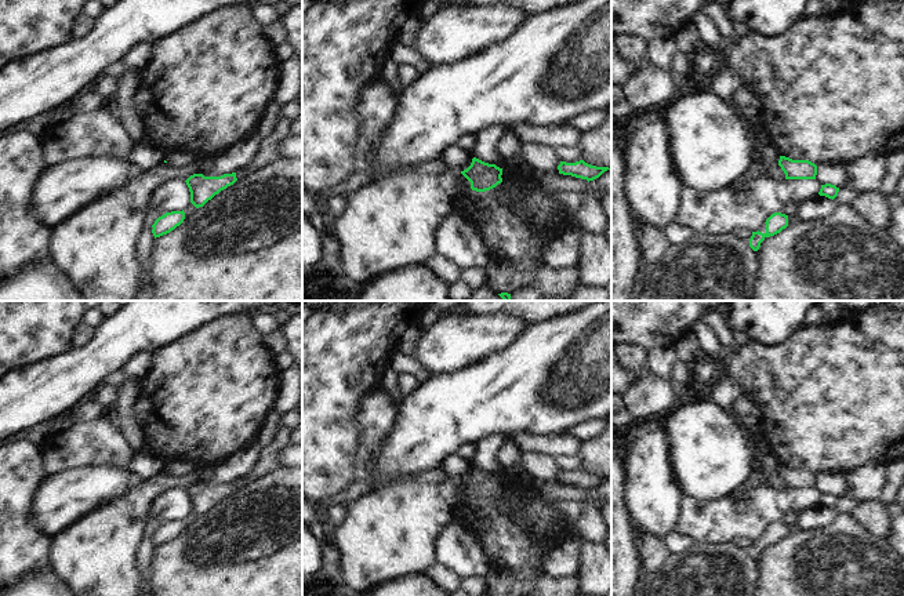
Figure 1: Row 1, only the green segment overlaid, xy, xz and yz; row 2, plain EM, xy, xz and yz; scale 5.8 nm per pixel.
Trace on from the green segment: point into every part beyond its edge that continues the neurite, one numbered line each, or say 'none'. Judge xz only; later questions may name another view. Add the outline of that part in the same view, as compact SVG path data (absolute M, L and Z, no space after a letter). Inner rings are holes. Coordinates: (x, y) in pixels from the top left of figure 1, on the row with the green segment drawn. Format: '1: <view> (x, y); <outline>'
none

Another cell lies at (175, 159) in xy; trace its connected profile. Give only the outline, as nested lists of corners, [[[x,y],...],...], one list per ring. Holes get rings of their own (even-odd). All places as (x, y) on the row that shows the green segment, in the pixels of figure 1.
[[[164,152],[164,160],[168,166],[174,168],[181,168],[195,160],[195,157],[189,153],[184,152]]]

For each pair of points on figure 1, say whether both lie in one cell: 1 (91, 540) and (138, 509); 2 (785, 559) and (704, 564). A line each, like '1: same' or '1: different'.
1: same
2: different

